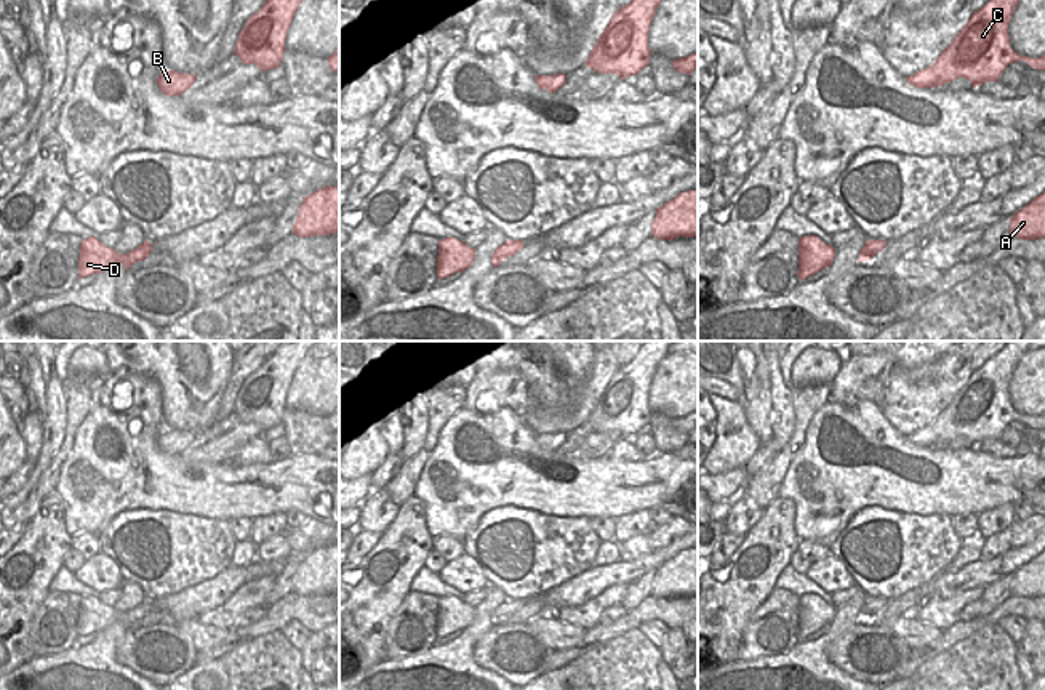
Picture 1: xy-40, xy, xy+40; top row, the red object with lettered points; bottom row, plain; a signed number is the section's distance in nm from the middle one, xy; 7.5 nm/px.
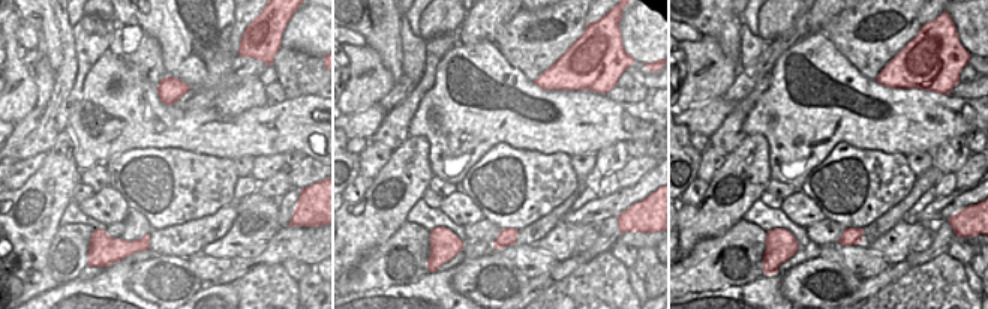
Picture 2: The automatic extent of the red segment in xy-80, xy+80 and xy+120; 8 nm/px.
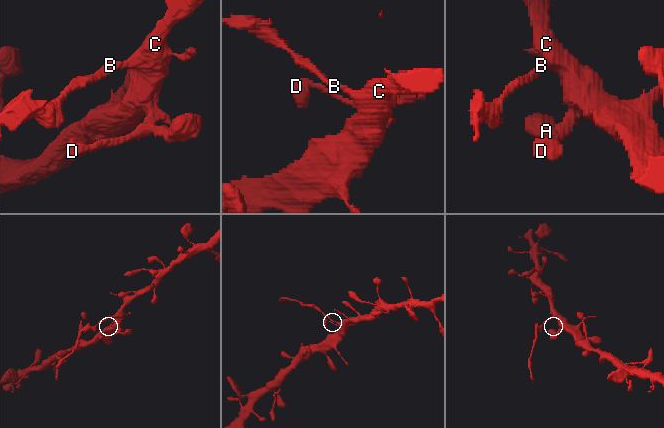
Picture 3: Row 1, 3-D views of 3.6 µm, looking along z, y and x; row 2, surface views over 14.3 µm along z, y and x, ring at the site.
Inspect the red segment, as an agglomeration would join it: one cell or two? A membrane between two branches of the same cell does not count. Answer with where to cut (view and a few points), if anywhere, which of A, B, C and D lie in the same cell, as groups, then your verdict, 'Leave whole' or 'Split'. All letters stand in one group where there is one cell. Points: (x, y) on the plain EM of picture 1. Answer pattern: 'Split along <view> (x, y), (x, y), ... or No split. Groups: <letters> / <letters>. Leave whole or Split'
Split along xy (556, 434), (548, 449). Groups: A C D / B. Split.

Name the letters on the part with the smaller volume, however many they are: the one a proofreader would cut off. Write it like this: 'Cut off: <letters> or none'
Cut off: B

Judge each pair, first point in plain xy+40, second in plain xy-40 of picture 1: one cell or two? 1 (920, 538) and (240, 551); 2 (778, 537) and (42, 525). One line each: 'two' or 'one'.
1: two
2: one

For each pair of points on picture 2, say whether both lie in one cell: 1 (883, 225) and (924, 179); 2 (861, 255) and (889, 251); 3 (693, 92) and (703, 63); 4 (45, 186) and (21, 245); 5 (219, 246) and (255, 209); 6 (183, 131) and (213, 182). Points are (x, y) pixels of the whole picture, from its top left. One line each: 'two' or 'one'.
1: one
2: two
3: one
4: one
5: one
6: two

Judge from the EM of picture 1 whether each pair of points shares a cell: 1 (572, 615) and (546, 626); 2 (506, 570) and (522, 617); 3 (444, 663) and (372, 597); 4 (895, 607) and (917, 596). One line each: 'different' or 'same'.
1: different
2: different
3: different
4: same

